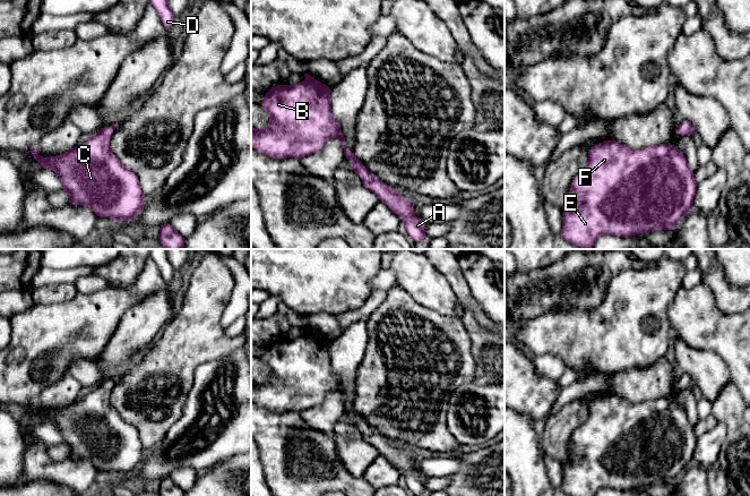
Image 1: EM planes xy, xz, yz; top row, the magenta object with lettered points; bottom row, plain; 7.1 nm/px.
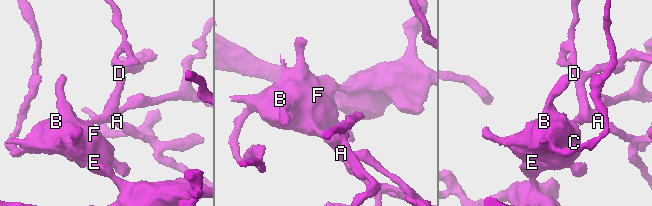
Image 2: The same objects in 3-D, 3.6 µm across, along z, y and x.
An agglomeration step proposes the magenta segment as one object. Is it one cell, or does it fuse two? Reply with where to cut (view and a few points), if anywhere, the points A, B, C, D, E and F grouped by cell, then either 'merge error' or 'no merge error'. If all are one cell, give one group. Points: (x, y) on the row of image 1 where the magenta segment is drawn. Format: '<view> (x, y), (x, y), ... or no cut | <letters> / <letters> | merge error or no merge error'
no cut | A B C D E F | no merge error

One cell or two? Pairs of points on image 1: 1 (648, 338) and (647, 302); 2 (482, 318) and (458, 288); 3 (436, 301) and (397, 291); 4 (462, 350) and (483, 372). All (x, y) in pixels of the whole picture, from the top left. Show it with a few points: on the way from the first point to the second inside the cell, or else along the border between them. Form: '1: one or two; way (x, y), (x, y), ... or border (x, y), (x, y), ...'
1: one; way (646, 328), (646, 311)
2: one; way (477, 310), (465, 296)
3: two; border (399, 284), (417, 302), (431, 309)
4: two; border (468, 336), (474, 361), (474, 382)

